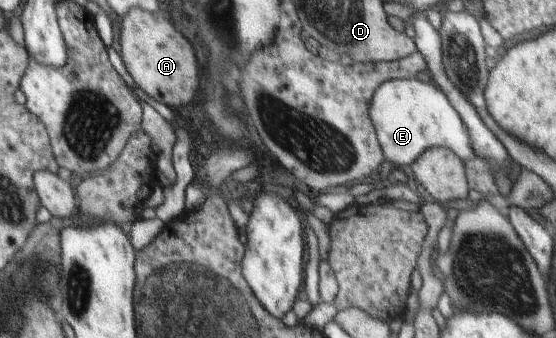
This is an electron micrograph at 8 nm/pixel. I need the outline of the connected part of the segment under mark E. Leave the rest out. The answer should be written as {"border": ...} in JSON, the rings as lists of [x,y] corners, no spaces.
{"border":[[[398,78],[381,83],[372,95],[369,115],[385,160],[397,168],[411,165],[433,147],[447,149],[459,160],[475,159],[476,151],[465,121],[433,81],[423,83],[415,78]]]}

